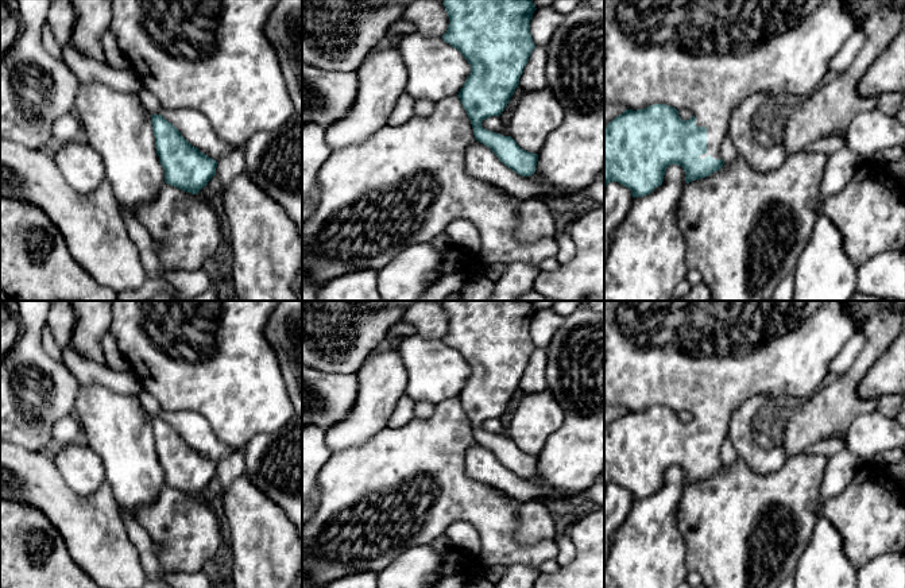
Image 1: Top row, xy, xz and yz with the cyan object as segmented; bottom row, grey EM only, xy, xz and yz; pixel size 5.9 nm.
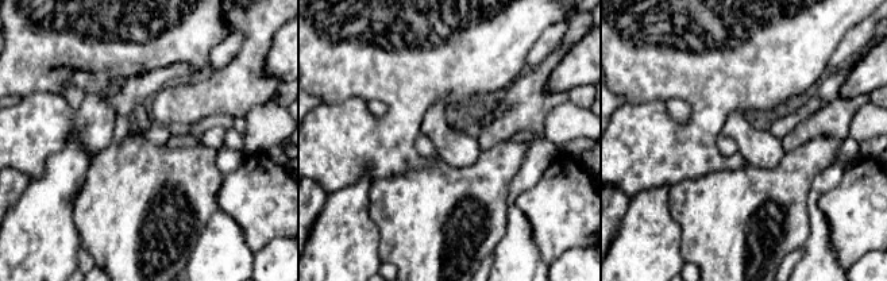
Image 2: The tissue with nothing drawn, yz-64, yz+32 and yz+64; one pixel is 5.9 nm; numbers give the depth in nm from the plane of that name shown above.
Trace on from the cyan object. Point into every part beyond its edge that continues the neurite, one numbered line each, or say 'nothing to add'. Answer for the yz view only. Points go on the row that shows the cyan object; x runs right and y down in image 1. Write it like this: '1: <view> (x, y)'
1: yz (707, 55)

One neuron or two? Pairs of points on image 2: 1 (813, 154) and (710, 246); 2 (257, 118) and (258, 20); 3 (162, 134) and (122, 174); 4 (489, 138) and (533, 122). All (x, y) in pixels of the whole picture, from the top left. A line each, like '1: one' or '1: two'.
1: one
2: two
3: two
4: one

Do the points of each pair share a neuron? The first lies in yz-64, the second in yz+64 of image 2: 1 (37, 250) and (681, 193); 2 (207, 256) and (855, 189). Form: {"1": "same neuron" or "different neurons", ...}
{"1": "different neurons", "2": "different neurons"}

